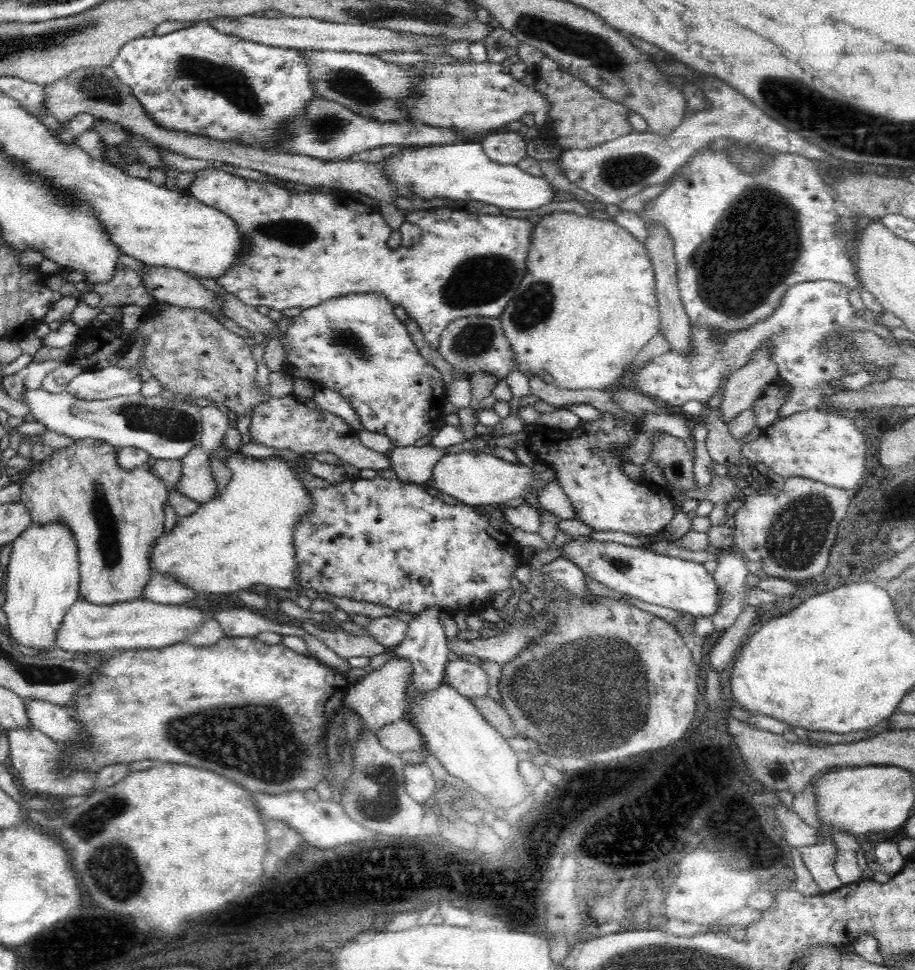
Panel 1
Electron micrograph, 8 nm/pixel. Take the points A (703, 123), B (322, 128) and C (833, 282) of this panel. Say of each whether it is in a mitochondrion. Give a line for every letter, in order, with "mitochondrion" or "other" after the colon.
A: other
B: mitochondrion
C: other

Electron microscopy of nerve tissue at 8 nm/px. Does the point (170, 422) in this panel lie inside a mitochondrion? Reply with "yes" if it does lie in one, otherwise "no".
yes

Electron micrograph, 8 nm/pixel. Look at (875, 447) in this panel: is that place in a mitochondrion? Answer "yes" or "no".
no

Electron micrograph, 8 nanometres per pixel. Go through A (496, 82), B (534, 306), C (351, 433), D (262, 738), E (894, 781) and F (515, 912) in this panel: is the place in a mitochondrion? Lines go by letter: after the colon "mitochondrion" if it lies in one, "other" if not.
A: other
B: mitochondrion
C: other
D: mitochondrion
E: other
F: other

